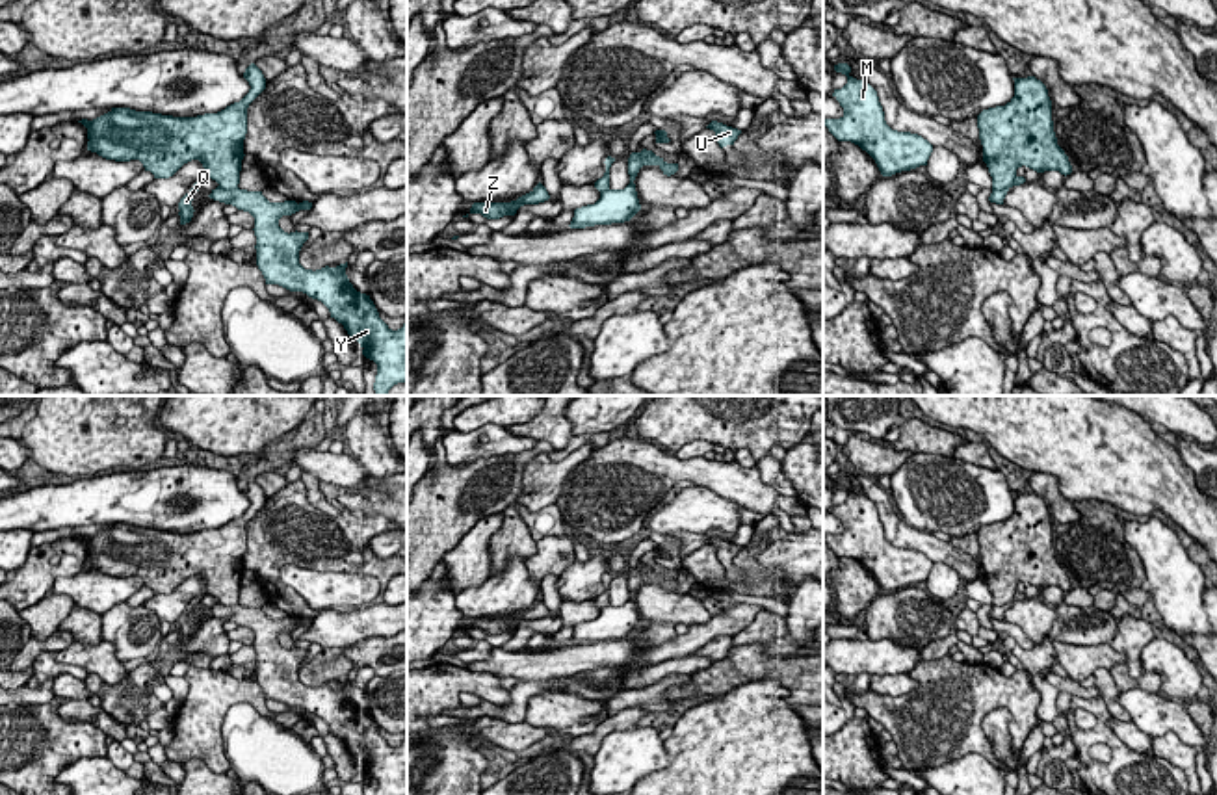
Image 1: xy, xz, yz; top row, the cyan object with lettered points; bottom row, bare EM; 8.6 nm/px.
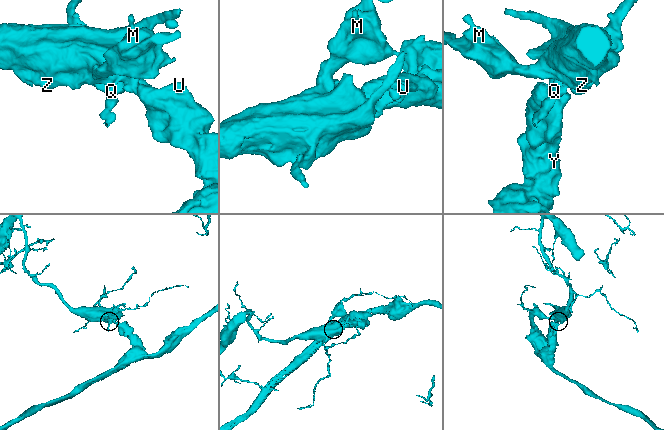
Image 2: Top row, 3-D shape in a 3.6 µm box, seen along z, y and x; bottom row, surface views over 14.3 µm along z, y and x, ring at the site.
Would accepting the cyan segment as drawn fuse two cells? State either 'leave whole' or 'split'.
split

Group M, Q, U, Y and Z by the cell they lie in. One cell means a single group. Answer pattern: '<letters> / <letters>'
M Q Z / U Y

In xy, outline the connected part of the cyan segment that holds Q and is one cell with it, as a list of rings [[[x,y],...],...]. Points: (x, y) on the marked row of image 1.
[[[251,63],[243,78],[249,93],[217,113],[173,117],[130,108],[111,108],[108,113],[82,123],[87,128],[87,150],[106,160],[139,160],[154,178],[173,176],[184,163],[199,160],[204,175],[180,199],[180,225],[193,217],[193,195],[206,178],[223,189],[236,189],[247,134],[247,108],[266,89],[262,71]]]

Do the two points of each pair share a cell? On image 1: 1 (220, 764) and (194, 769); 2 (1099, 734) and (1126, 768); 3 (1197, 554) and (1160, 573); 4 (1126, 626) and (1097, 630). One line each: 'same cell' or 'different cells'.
1: different cells
2: same cell
3: different cells
4: different cells

